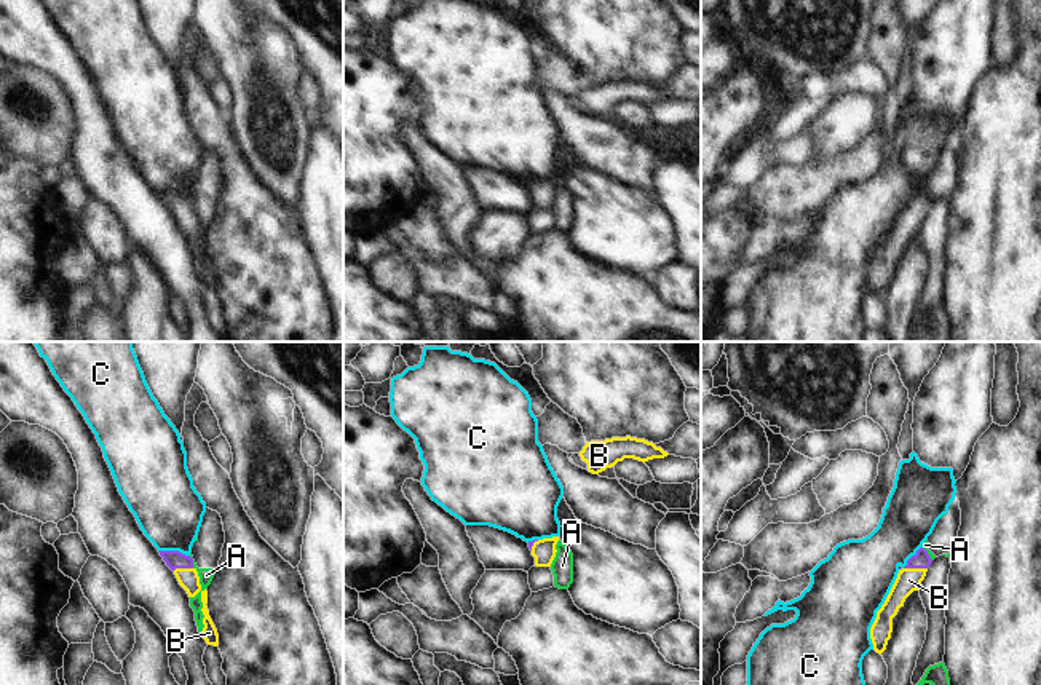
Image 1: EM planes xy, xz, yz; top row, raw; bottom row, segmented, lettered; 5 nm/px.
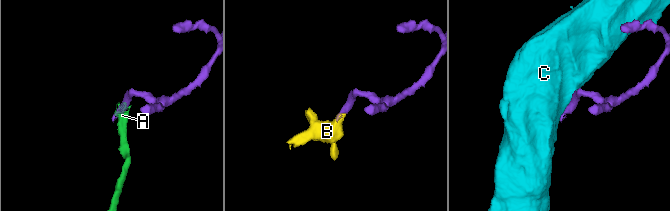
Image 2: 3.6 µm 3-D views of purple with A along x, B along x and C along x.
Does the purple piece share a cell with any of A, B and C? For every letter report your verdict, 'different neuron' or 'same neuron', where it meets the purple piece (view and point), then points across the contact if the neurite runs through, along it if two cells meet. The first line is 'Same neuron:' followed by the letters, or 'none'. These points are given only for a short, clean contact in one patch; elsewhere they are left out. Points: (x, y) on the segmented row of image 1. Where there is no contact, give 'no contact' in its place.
Same neuron: B
A: different neuron; meets purple in xy at (192, 564); border along xy (192, 561), (193, 567)
B: same neuron; meets purple in yz at (915, 567); runs through yz (922, 559), (915, 567), (909, 580)
C: different neuron; meets purple in xy at (174, 551)

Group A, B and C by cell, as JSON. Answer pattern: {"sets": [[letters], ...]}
{"sets": [["A"], ["B"], ["C"]]}

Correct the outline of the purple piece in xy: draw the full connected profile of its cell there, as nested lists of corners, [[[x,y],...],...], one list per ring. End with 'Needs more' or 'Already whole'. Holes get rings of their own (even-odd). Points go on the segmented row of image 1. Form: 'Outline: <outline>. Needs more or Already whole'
Outline: [[[158,551],[166,565],[174,572],[179,584],[187,591],[188,597],[195,597],[201,591],[200,576],[193,567],[193,557],[179,551]]]. Needs more.

